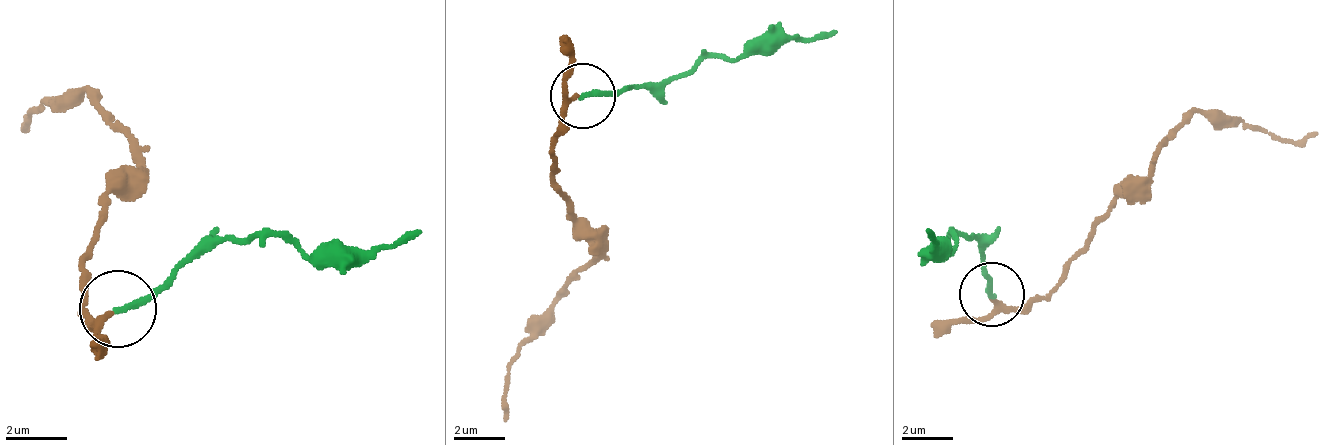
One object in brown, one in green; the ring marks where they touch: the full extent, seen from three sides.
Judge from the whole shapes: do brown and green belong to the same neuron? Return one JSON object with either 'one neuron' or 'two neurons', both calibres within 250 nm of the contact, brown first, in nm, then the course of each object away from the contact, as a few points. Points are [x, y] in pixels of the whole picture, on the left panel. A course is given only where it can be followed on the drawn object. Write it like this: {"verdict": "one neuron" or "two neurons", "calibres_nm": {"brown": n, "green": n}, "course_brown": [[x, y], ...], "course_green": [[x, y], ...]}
{"verdict": "two neurons", "calibres_nm": {"brown": 190, "green": 200}, "course_brown": [[116, 310], [85, 318], [93, 225], [131, 141], [85, 95], [31, 118]], "course_green": [[116, 310], [223, 241], [262, 233], [354, 256], [423, 233]]}

